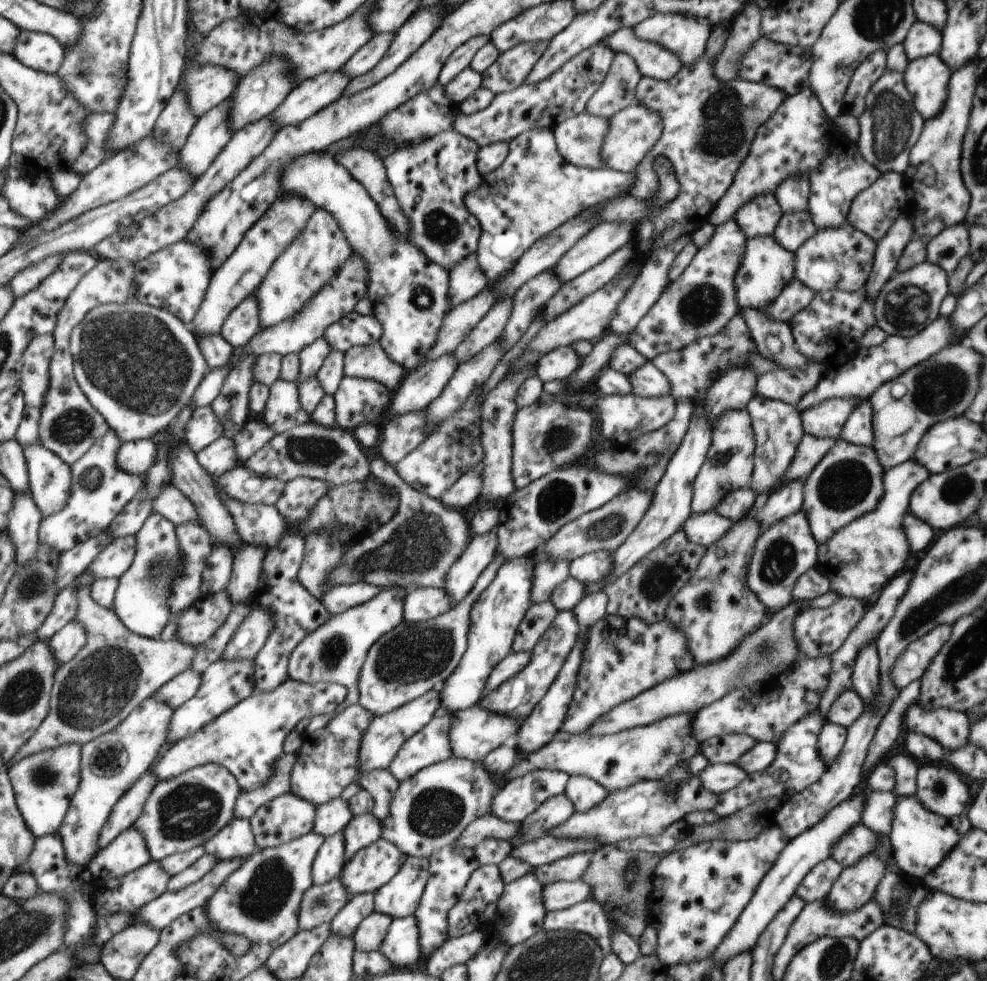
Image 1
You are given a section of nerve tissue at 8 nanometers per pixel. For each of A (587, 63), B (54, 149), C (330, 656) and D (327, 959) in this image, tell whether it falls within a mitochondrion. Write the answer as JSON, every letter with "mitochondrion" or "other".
{"A":"mitochondrion","B":"other","C":"mitochondrion","D":"other"}

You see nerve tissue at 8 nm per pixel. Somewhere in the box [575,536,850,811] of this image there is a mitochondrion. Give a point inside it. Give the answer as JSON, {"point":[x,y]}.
{"point":[654,588]}

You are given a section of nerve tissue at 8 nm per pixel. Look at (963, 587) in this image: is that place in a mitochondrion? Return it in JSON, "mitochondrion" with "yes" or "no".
{"mitochondrion":"yes"}

